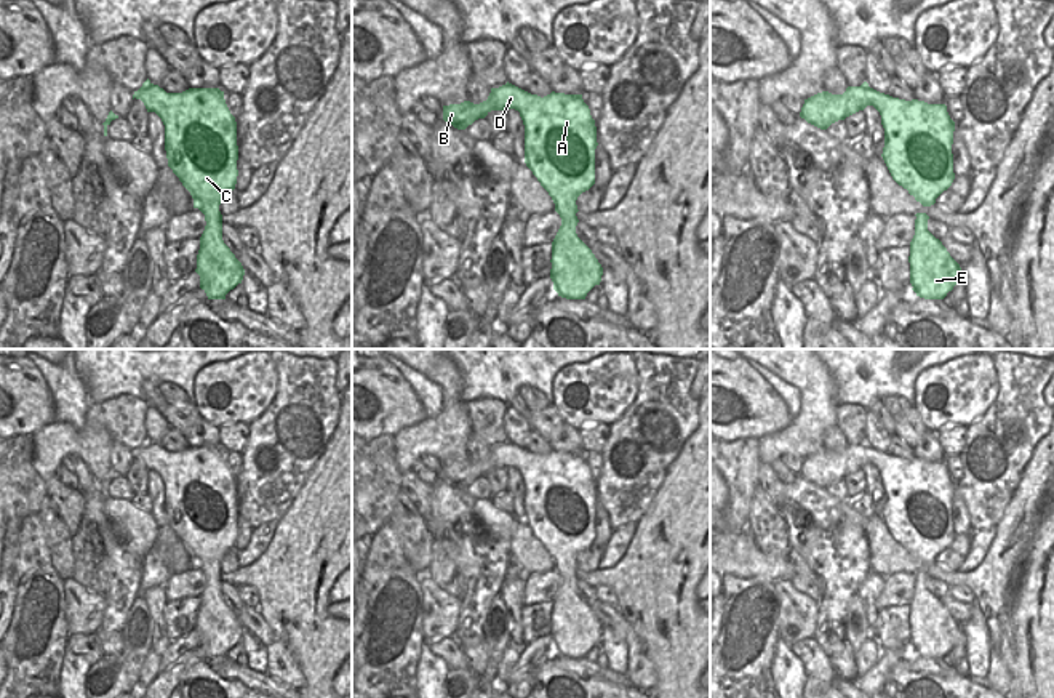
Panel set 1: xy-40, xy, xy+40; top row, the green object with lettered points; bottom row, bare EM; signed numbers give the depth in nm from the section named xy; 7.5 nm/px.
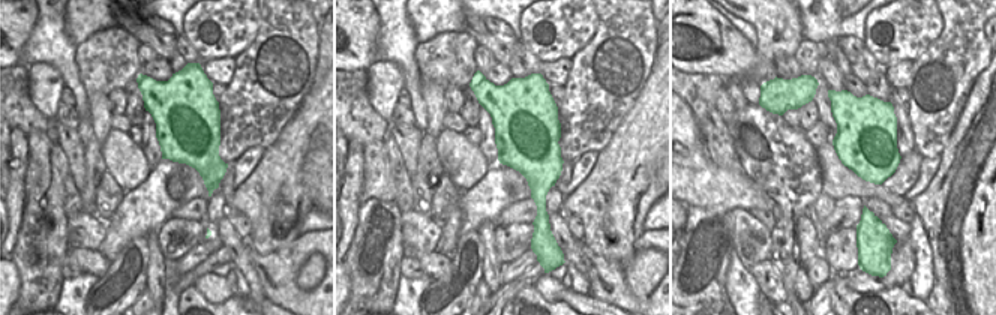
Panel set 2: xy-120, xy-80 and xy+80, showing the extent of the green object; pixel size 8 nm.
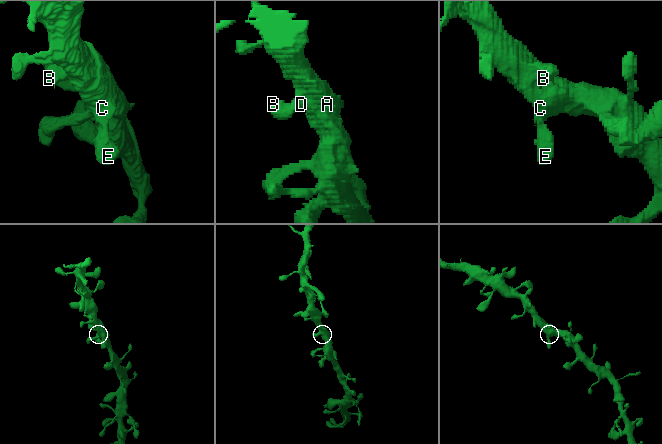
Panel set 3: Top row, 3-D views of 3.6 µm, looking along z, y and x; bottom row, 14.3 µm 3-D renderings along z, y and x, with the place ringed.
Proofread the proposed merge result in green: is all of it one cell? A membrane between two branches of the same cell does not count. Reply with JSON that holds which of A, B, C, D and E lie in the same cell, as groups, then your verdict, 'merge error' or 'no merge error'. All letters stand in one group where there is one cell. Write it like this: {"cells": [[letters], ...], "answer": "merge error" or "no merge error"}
{"cells": [["A", "B", "C", "D", "E"]], "answer": "no merge error"}

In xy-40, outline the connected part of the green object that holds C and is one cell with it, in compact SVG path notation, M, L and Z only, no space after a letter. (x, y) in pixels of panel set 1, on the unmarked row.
M149 437L134 450L133 458L141 458L147 471L155 471L165 483L165 509L168 525L179 536L194 557L194 567L205 573L205 589L200 596L197 628L200 647L208 658L226 658L226 653L242 642L245 628L222 599L222 573L219 564L224 554L237 543L237 480L230 472L224 450L219 447L189 447L182 451L166 451Z

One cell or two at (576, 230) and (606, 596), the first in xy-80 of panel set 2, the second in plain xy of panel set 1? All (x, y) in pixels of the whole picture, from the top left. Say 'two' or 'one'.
one

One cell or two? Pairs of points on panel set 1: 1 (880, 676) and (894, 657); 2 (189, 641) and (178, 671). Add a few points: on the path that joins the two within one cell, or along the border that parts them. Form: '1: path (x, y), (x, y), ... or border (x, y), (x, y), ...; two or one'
1: path (880, 671), (890, 661); one
2: border (199, 645), (160, 673); two

